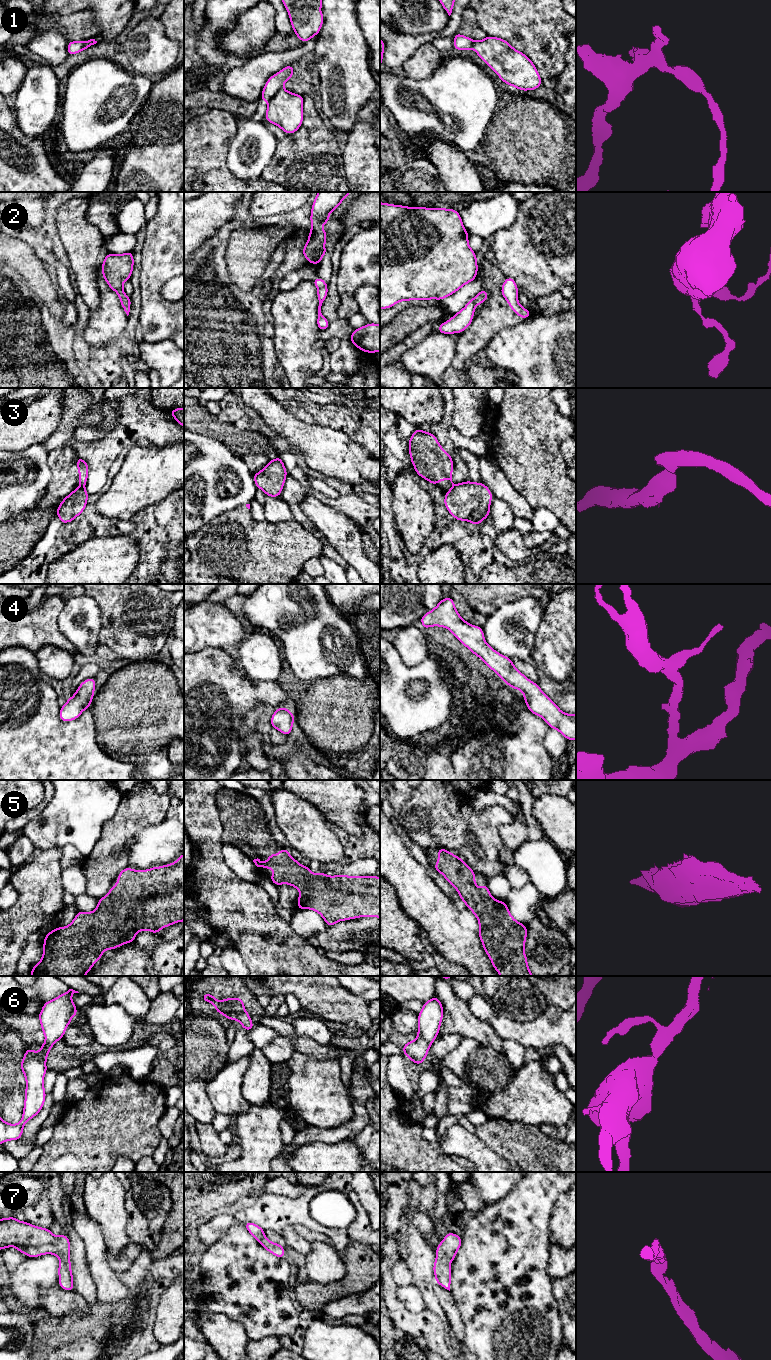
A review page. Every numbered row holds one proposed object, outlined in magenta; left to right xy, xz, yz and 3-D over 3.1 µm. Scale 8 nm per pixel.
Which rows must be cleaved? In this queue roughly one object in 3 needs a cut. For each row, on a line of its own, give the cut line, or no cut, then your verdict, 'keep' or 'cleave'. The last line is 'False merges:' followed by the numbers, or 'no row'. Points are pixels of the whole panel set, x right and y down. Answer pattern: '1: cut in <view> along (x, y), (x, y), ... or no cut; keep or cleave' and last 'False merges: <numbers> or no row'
1: cut in xz along (282, 87), (267, 102); cleave
2: cut in xz along (326, 285), (318, 289); cleave
3: cut in xy along (83, 487), (77, 489); cleave
4: no cut; keep
5: no cut; keep
6: no cut; keep
7: no cut; keep
False merges: 1, 2, 3

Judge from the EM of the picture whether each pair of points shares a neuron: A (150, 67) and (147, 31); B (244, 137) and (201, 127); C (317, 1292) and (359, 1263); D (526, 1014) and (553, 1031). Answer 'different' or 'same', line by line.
A: same
B: different
C: same
D: different

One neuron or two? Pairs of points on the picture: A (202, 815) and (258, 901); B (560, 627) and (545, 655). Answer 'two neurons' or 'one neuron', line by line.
A: one neuron
B: one neuron

